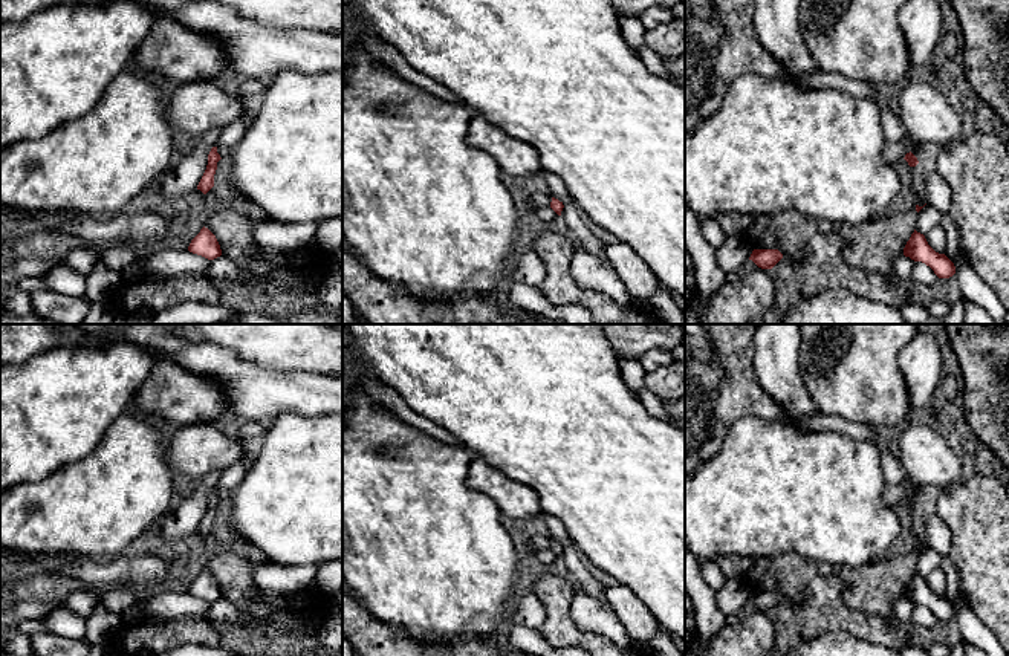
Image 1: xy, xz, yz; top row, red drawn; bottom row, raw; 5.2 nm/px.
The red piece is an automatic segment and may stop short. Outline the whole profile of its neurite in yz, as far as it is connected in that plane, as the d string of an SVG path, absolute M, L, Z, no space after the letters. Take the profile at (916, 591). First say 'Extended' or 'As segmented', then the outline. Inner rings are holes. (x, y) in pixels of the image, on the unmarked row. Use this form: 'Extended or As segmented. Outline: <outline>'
As segmented. Outline: M916 572L904 590L904 598L914 604L925 606L939 621L949 621L955 616L954 606L945 596L936 595L928 587L925 578Z

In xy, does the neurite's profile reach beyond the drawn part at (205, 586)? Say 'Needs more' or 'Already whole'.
Already whole

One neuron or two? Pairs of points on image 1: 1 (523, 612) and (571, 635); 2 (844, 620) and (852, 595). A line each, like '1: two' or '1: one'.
1: two
2: two

